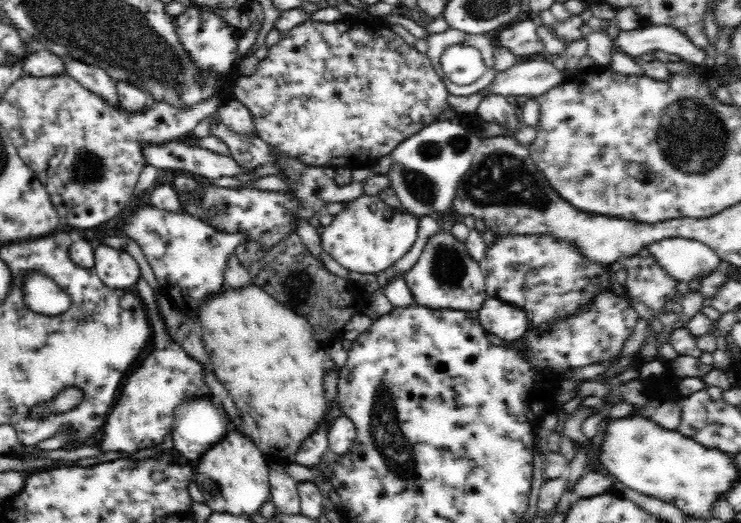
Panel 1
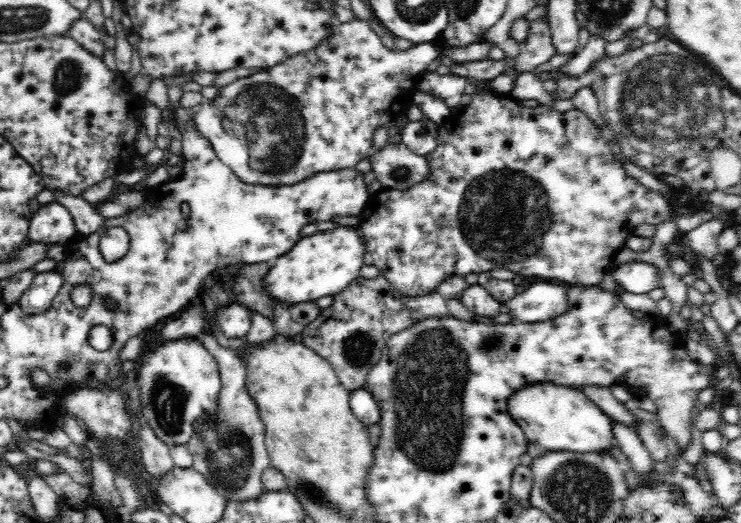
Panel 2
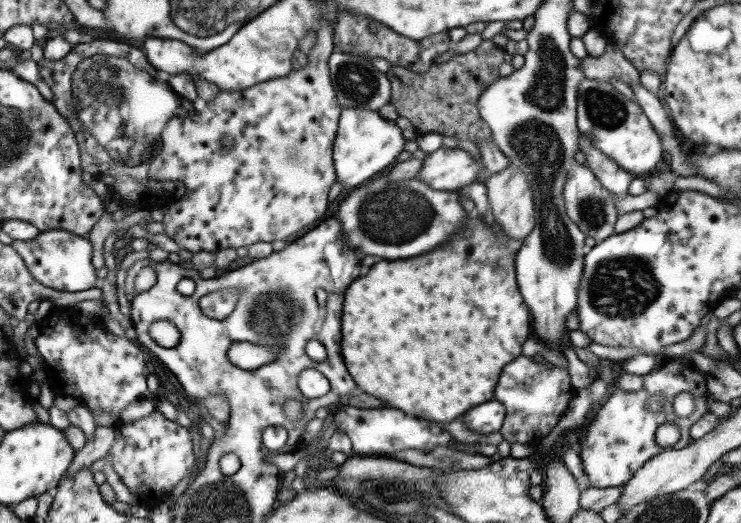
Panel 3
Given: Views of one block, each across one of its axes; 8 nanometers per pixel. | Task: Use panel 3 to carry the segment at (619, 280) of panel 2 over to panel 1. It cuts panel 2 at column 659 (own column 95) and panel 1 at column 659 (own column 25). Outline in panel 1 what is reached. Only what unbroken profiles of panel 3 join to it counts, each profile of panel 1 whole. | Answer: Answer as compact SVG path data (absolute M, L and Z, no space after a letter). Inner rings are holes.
M666 238L648 248L650 258L676 282L706 278L718 270L722 260L704 244L684 238Z

